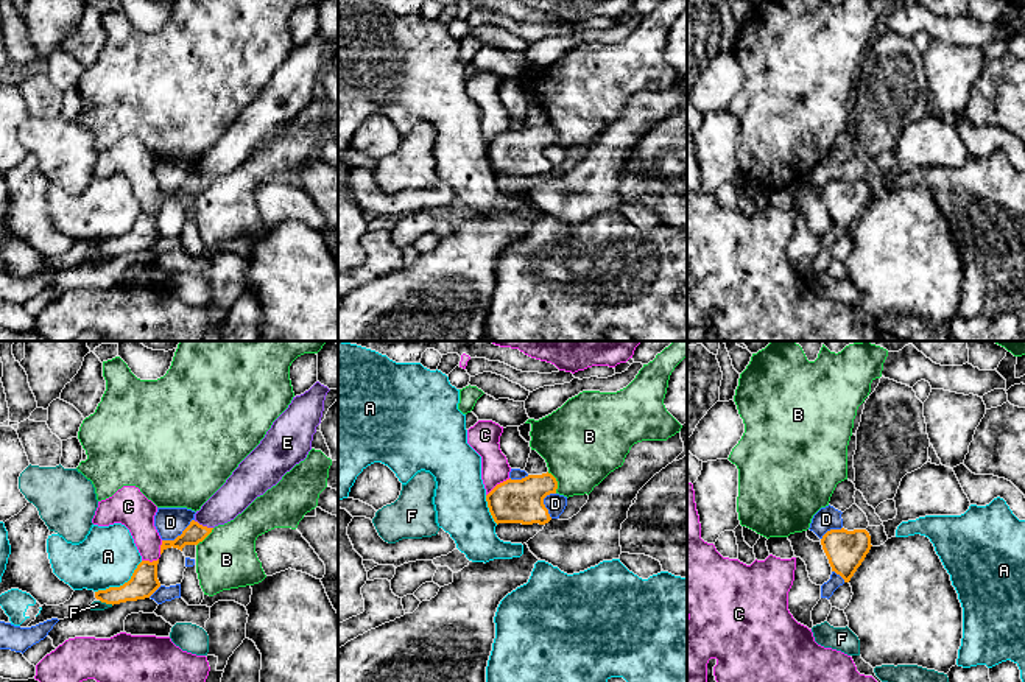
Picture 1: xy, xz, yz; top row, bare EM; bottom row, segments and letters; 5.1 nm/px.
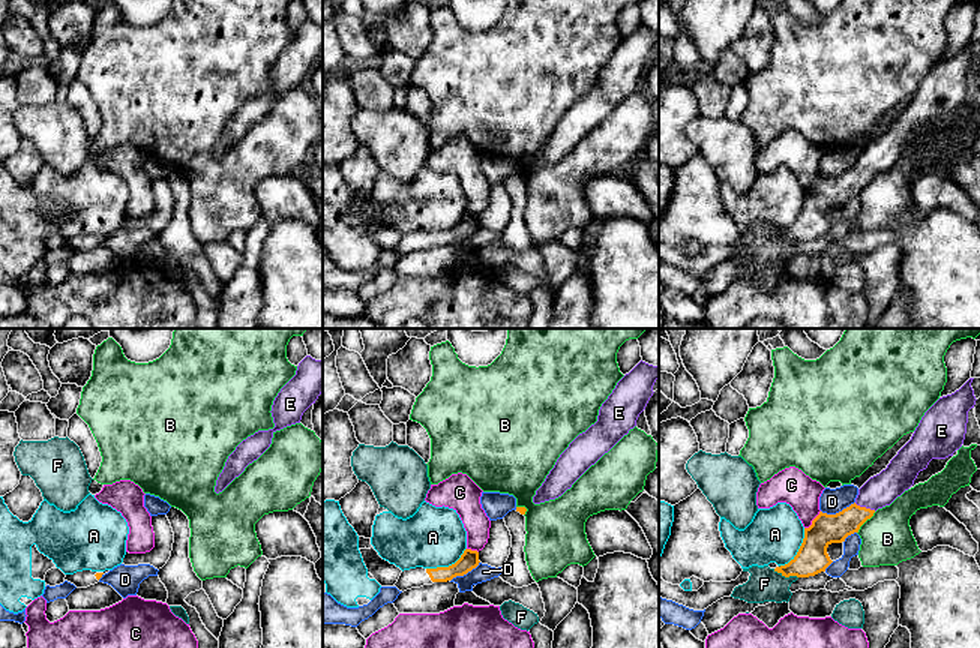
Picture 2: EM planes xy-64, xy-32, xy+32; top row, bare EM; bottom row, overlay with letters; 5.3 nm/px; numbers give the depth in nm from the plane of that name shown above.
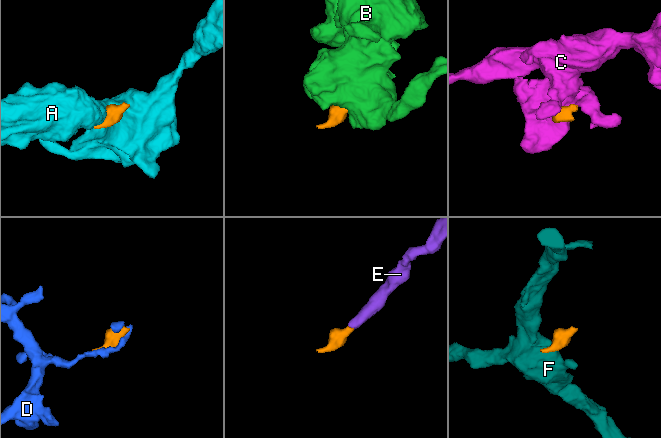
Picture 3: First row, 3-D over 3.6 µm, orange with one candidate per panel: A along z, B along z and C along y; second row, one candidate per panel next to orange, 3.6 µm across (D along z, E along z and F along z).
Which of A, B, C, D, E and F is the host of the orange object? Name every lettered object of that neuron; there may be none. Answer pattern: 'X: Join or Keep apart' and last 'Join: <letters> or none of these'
A: Keep apart
B: Keep apart
C: Keep apart
D: Keep apart
E: Join
F: Keep apart
Join: E

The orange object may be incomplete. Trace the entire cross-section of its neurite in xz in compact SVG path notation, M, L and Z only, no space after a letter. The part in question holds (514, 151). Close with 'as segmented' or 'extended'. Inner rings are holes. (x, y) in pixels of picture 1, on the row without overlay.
M551 125L528 126L522 131L506 131L488 146L488 159L498 174L545 176L551 171L544 149L556 145L558 132Z; as segmented

